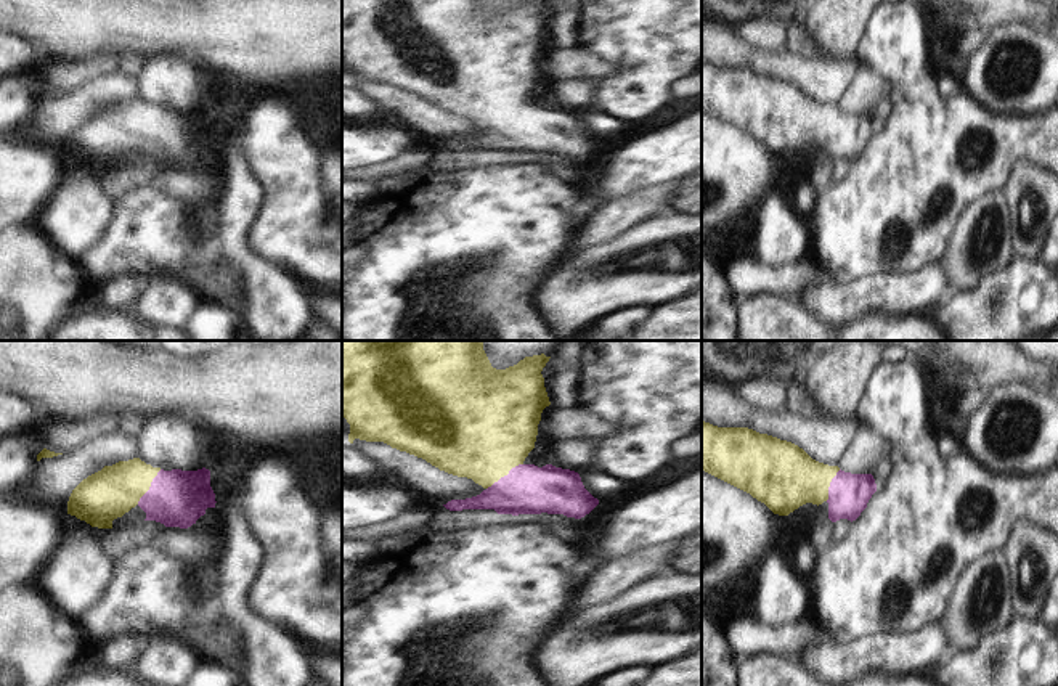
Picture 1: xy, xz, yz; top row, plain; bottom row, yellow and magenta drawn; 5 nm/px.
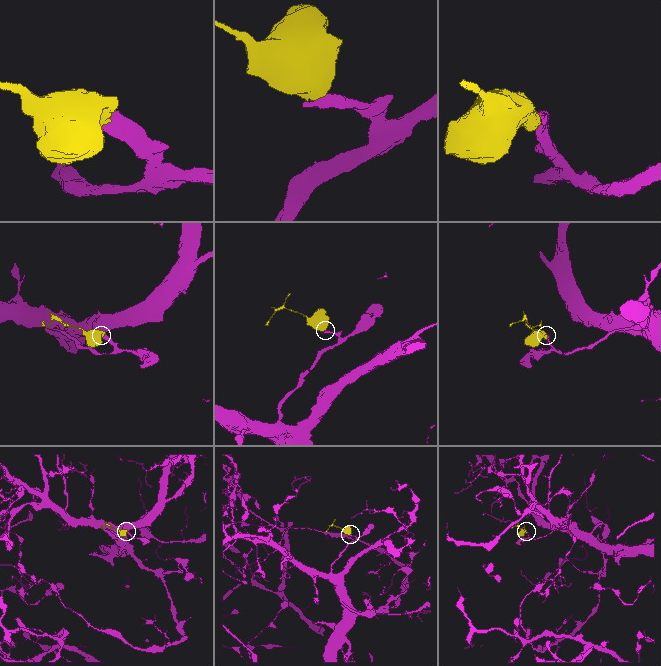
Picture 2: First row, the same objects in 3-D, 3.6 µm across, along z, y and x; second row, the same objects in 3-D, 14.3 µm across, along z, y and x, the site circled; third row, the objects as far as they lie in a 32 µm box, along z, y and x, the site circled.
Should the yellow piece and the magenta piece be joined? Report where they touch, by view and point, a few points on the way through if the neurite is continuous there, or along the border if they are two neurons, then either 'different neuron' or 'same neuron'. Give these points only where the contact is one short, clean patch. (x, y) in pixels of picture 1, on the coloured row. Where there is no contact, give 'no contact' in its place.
contact xz (504, 474); way xz (480, 431), (504, 474), (519, 489), (527, 489); same neuron

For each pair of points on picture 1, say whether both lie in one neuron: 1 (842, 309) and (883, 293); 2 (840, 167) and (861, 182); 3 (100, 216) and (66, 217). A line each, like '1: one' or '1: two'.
1: one
2: two
3: one

